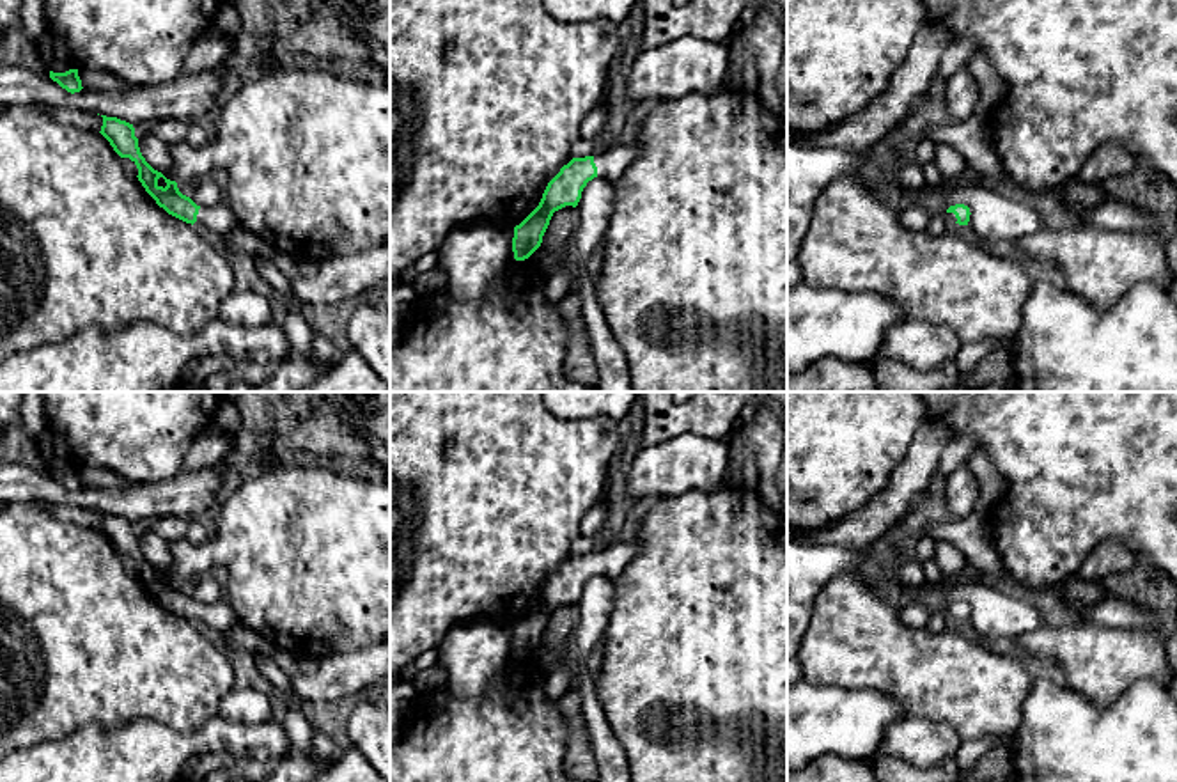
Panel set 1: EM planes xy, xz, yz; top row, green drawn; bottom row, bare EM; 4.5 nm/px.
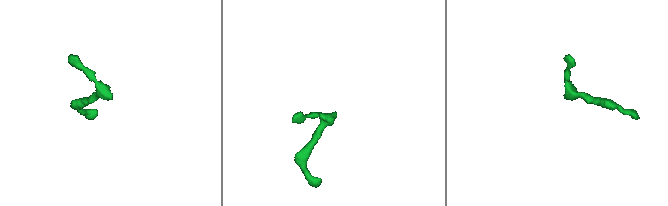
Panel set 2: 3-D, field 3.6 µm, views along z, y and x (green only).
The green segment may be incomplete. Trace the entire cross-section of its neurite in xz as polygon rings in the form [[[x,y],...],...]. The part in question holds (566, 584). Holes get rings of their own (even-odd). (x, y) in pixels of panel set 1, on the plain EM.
[[[633,537],[615,541],[601,551],[573,555],[564,562],[548,580],[539,603],[514,624],[514,656],[525,658],[541,644],[553,610],[565,603],[576,605],[588,578],[599,573],[615,582],[638,548],[640,544]]]

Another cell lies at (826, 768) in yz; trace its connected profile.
[[[828,754],[801,770],[787,771],[787,782],[877,782],[872,768],[863,762]]]

